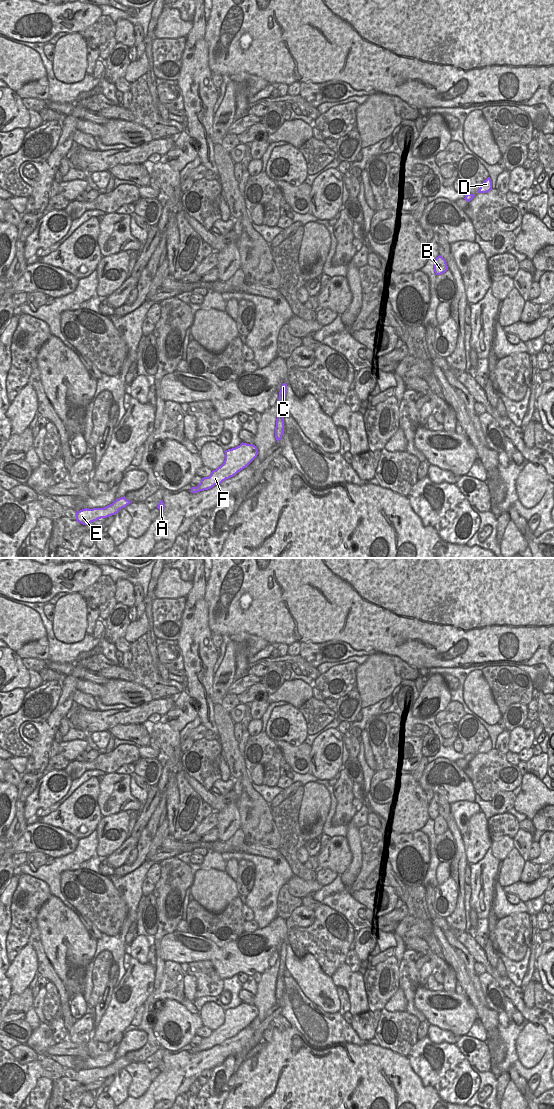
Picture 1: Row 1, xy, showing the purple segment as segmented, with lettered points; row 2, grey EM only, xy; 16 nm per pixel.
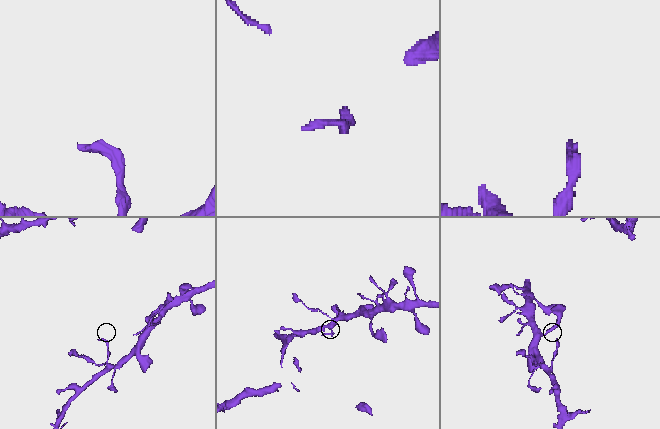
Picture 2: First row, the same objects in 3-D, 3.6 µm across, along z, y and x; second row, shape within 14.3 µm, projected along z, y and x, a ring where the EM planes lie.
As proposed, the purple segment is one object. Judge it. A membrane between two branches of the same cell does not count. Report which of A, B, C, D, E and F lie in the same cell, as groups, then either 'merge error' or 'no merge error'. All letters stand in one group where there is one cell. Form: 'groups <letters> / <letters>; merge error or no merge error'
groups A B D E F / C; merge error

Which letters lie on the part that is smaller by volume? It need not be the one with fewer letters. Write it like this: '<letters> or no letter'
C

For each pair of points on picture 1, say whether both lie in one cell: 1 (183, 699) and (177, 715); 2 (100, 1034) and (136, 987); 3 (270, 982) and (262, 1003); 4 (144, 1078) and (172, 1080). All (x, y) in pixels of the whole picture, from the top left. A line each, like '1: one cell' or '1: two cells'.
1: one cell
2: one cell
3: one cell
4: two cells

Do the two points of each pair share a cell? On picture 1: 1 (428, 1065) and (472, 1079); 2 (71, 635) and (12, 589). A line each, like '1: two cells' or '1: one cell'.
1: one cell
2: two cells

